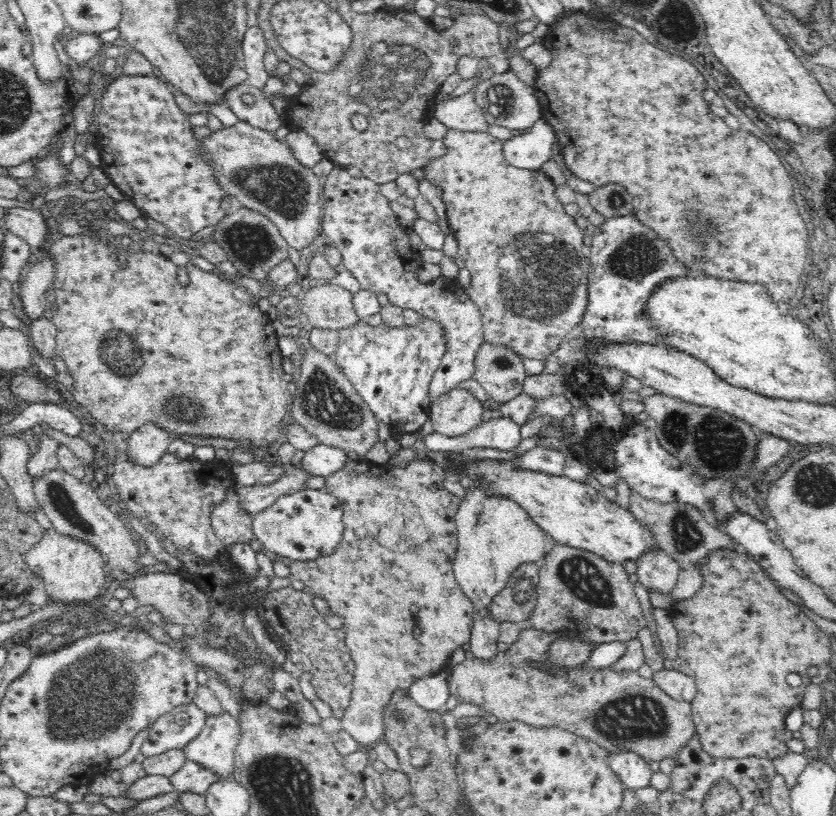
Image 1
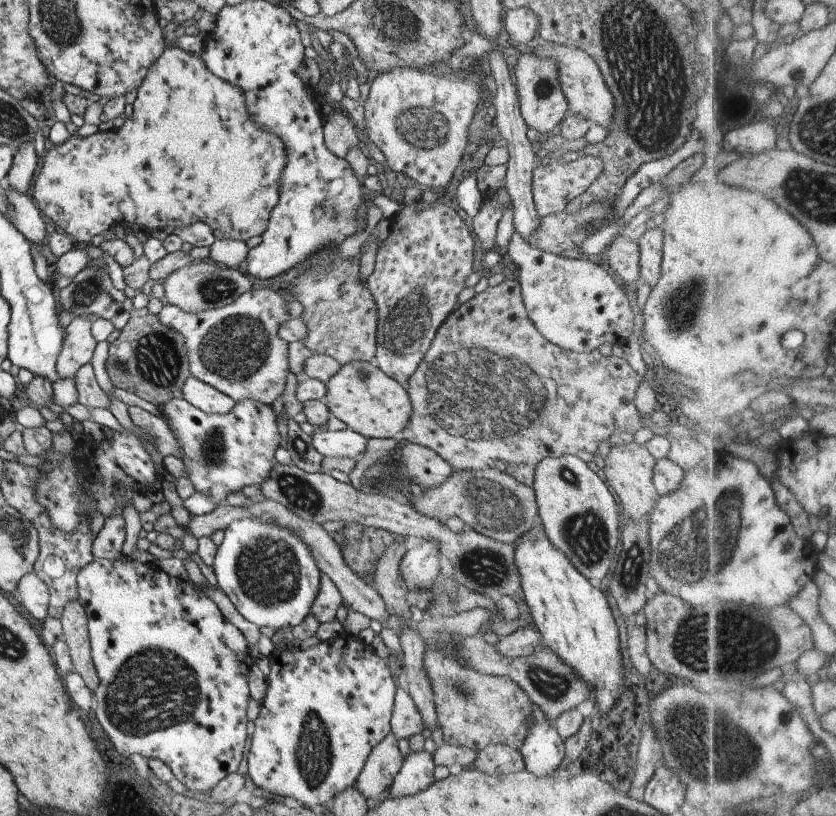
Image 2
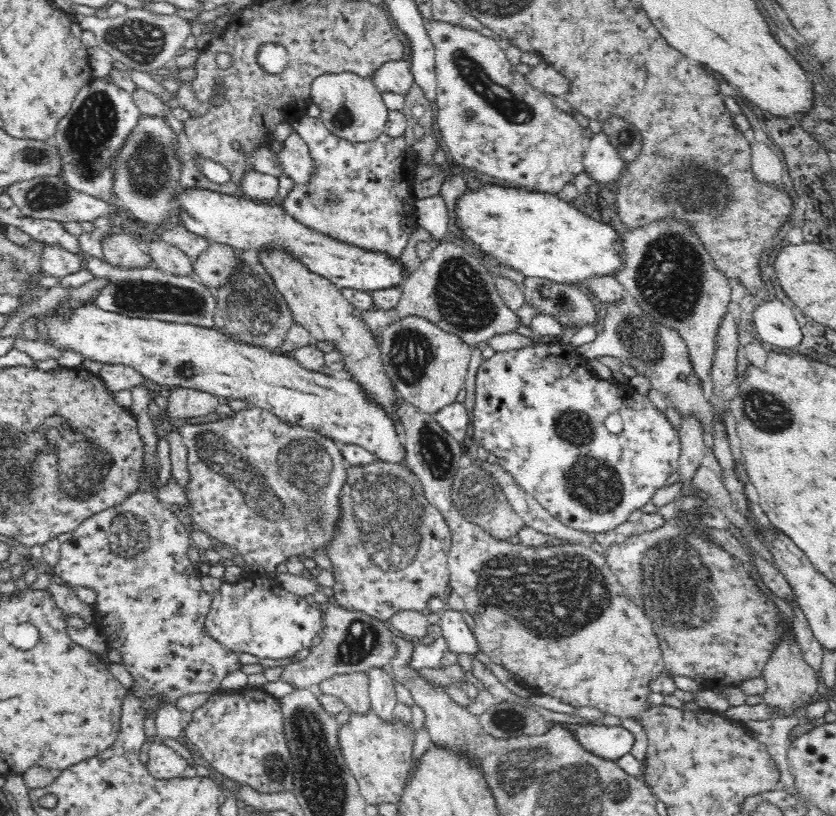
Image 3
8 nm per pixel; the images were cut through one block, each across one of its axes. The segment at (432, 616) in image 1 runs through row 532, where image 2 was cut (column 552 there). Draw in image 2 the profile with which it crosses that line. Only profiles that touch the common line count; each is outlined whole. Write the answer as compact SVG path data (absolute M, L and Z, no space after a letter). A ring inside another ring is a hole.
M509 273L501 284L492 287L488 286L481 293L475 293L465 303L457 304L447 315L447 318L438 326L434 337L430 340L429 348L425 351L424 357L406 382L405 390L411 412L407 419L407 424L401 429L399 436L405 439L407 443L421 445L436 452L453 471L499 469L501 472L507 473L507 476L517 479L521 484L531 487L535 465L539 464L543 457L573 455L586 463L592 461L593 456L597 454L597 446L599 446L601 440L612 440L620 432L629 432L629 434L633 435L637 430L641 430L644 427L643 423L641 423L642 415L635 409L633 398L639 382L645 381L646 378L637 375L623 357L614 355L602 356L597 349L584 353L574 353L545 340L527 316L527 311L520 295L520 284ZM467 430L469 432L473 430L477 440L467 440L465 438Z

